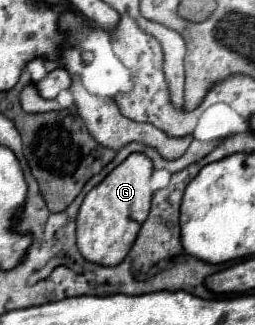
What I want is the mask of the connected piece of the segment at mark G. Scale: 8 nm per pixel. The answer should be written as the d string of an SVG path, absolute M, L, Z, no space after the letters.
M133 152L85 196L77 216L77 246L83 258L101 266L117 266L129 254L151 208L151 174L153 162L145 154Z

